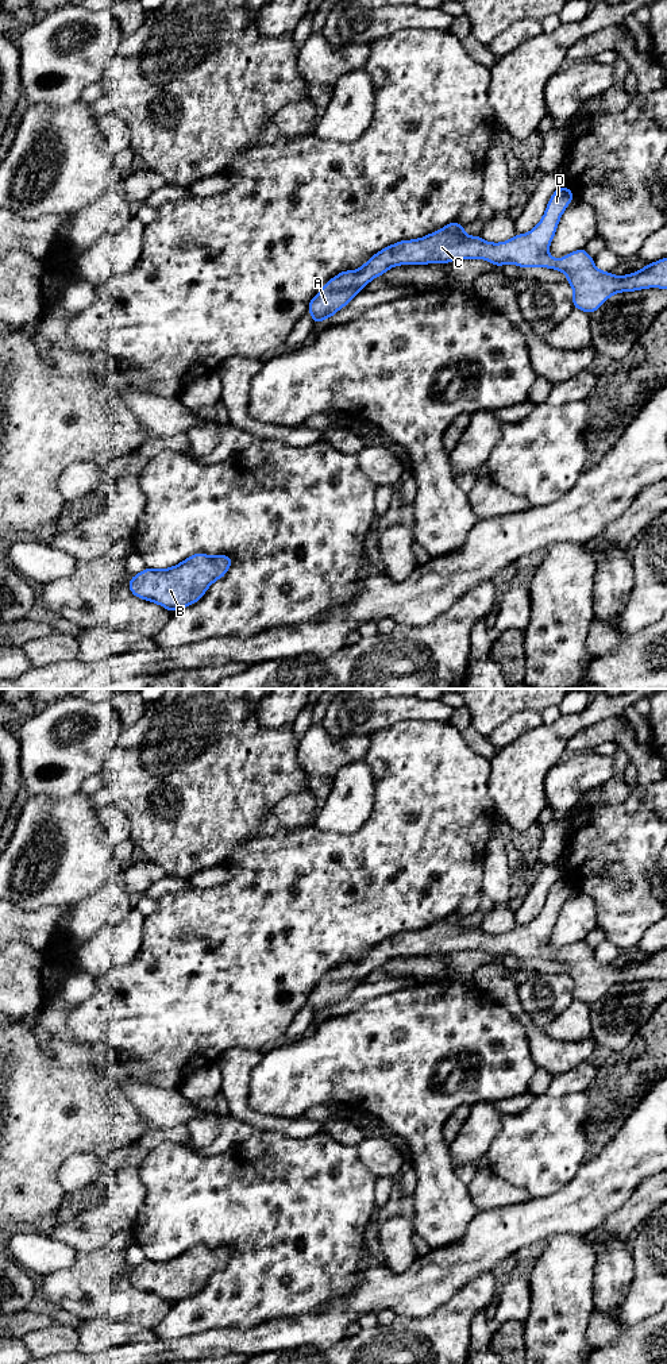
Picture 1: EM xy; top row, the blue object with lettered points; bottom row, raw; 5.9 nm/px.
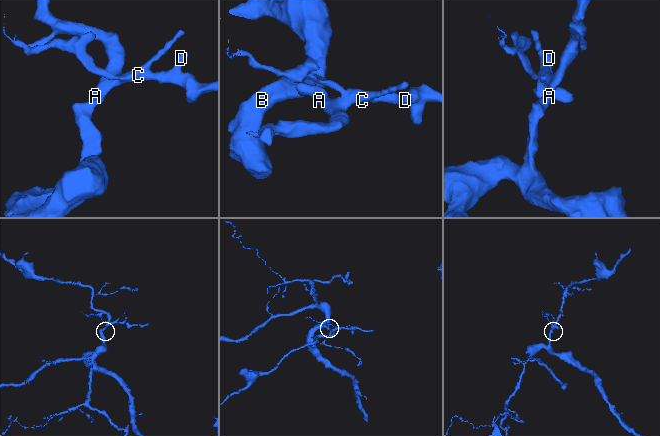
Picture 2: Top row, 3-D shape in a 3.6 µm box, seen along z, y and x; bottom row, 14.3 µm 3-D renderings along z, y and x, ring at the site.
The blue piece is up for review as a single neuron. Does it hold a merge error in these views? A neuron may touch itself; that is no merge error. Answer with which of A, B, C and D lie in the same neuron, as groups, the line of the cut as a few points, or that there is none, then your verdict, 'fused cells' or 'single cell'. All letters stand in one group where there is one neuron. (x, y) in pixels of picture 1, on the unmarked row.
groups A B C D; cut none; single cell

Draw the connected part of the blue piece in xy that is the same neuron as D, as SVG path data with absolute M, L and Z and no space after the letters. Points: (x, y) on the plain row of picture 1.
M559 879L551 887L539 916L529 924L501 935L464 925L464 917L455 913L427 928L401 932L374 945L358 962L346 962L331 970L311 991L308 1002L315 1017L334 1007L375 968L398 956L450 955L455 951L486 951L497 959L513 955L523 959L550 959L567 966L574 982L572 997L589 1006L610 987L647 979L667 980L667 949L645 956L628 967L601 963L585 940L554 951L548 941L558 914L574 891L568 879Z

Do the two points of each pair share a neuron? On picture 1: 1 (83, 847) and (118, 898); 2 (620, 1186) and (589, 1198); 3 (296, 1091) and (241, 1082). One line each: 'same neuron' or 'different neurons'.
1: different neurons
2: same neuron
3: different neurons

